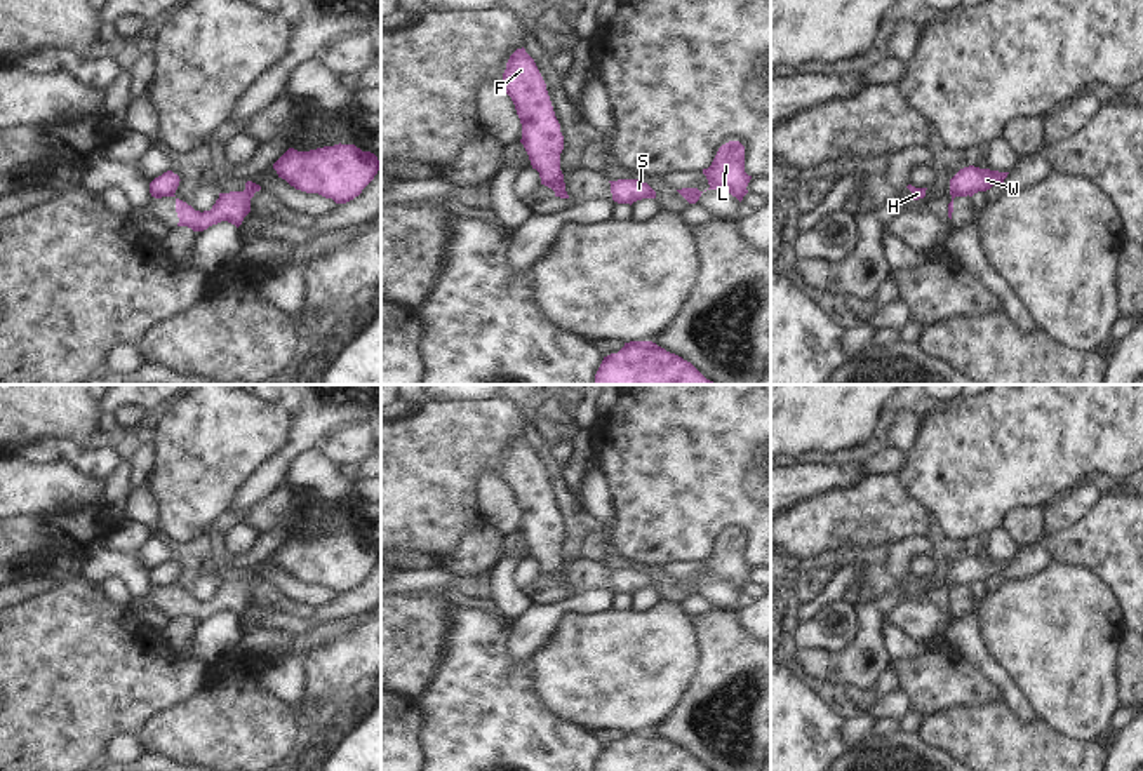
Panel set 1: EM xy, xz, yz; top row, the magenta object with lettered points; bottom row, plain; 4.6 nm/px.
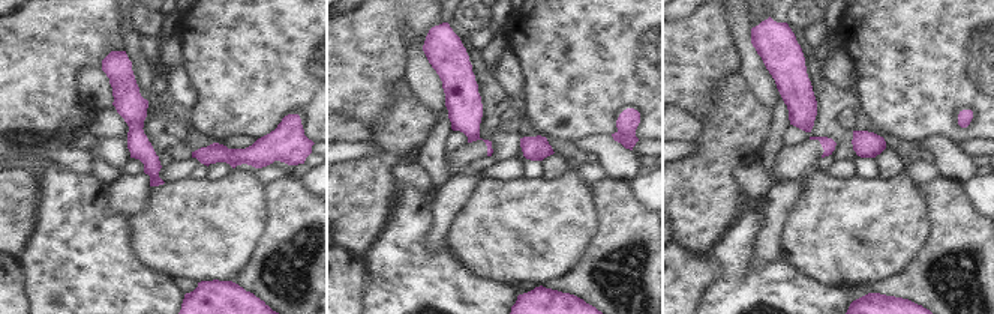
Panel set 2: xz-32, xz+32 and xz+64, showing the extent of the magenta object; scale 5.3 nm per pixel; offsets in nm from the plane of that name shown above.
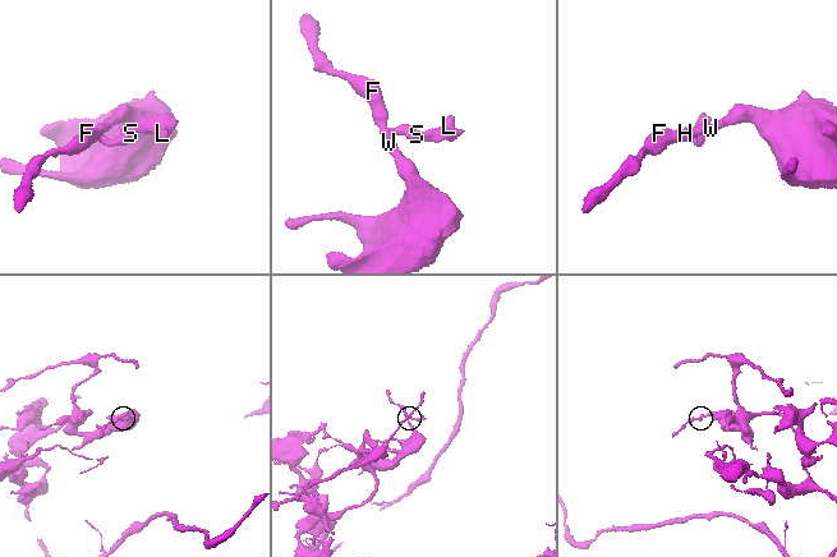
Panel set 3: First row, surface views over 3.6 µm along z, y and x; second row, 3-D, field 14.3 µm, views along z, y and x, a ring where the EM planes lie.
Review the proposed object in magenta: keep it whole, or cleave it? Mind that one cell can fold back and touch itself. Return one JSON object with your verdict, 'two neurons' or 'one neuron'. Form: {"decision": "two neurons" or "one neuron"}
{"decision": "two neurons"}

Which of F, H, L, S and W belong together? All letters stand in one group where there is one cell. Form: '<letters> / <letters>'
F H W / L S

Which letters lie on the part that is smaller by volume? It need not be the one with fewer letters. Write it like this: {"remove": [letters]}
{"remove": ["L", "S"]}

